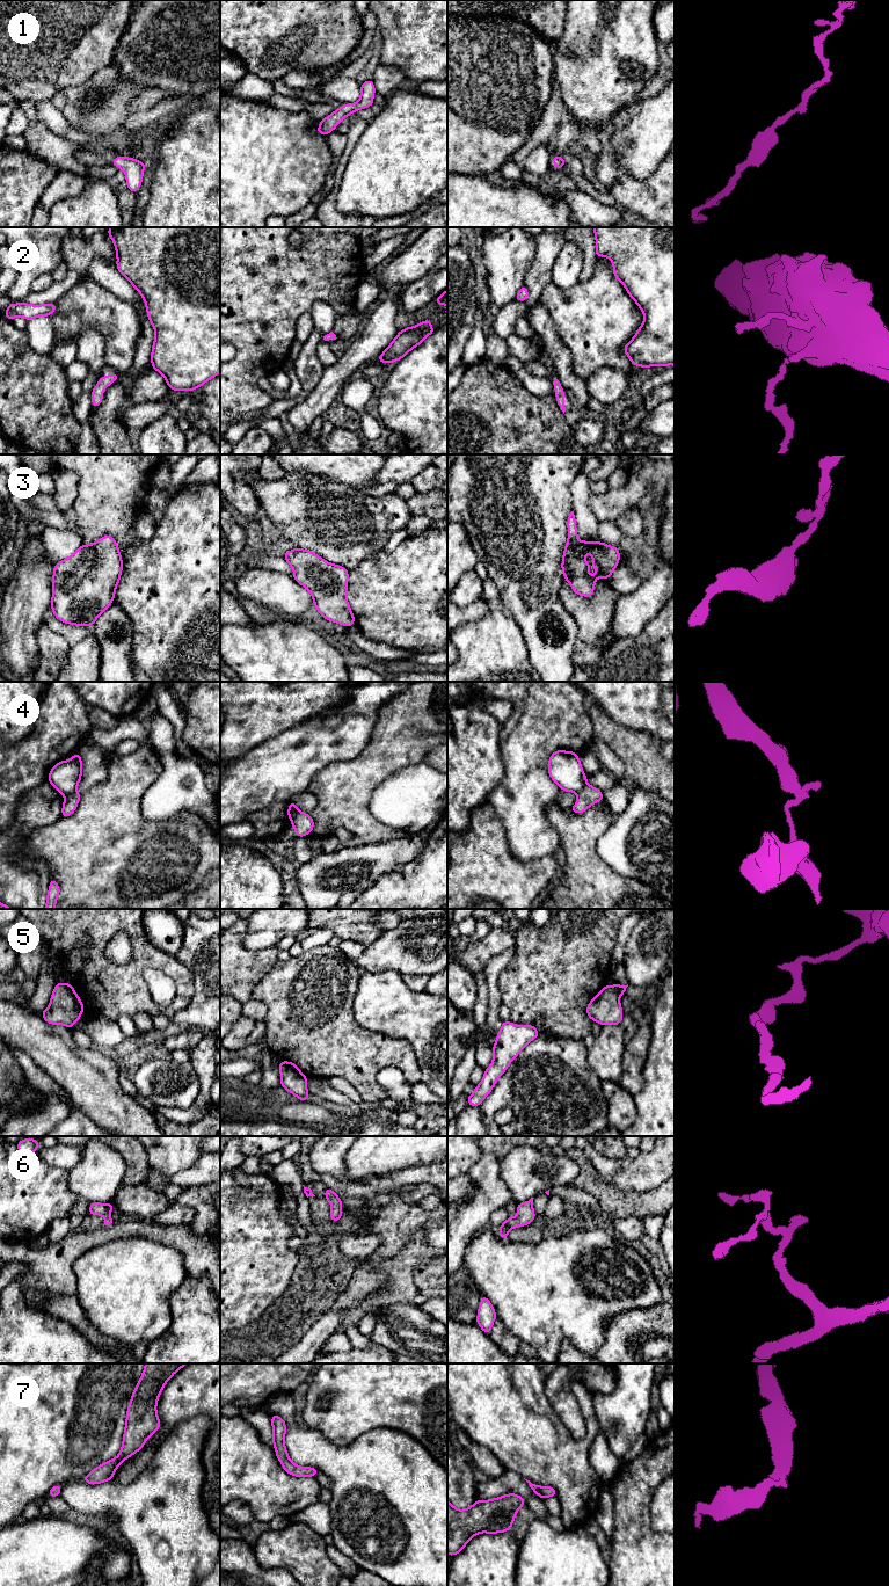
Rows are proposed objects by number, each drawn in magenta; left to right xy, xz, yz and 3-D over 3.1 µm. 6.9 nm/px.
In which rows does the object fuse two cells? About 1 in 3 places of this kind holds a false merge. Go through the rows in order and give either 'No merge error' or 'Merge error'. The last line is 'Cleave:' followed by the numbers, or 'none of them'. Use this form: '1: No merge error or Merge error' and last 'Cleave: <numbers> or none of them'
1: No merge error
2: No merge error
3: No merge error
4: Merge error
5: No merge error
6: No merge error
7: No merge error
Cleave: 4

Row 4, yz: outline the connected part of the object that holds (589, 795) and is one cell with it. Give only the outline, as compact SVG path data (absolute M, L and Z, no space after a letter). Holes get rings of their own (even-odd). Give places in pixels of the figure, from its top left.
M585 784L585 786L582 788L581 792L577 793L577 801L576 803L570 808L571 812L582 814L585 812L590 806L603 801L603 792L600 792L598 788Z

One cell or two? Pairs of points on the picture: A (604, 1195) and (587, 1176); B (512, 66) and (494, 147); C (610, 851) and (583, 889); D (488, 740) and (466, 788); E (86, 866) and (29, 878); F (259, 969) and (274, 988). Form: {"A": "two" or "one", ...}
{"A": "one", "B": "one", "C": "two", "D": "one", "E": "two", "F": "two"}

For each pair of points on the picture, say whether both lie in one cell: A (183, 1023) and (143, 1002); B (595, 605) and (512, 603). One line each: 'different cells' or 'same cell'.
A: different cells
B: different cells

